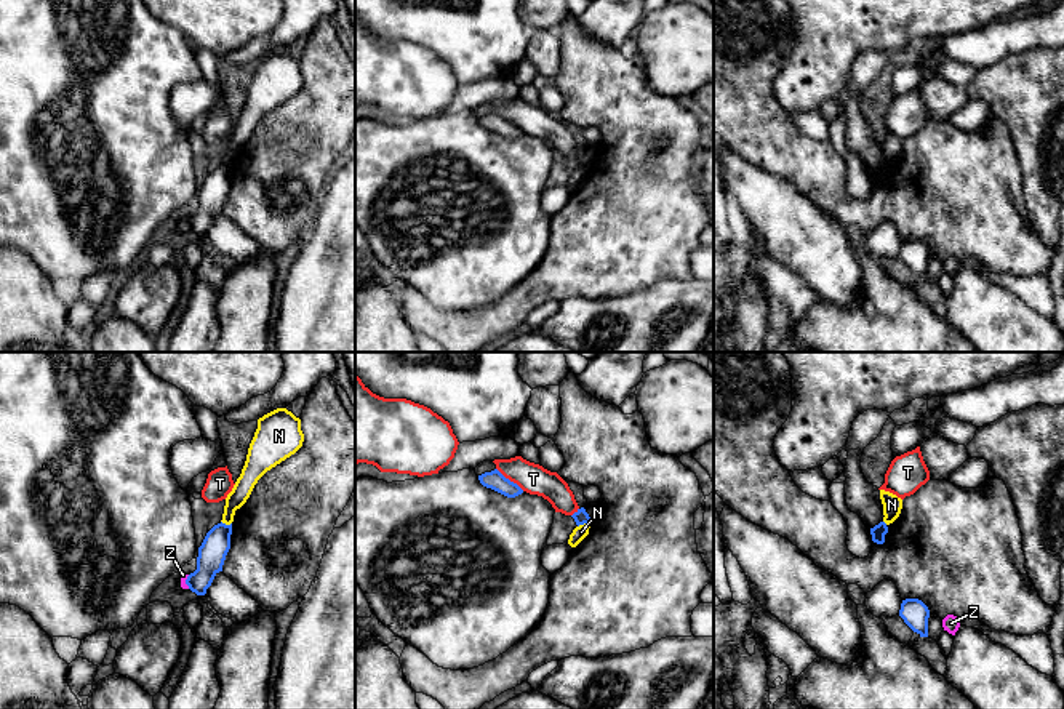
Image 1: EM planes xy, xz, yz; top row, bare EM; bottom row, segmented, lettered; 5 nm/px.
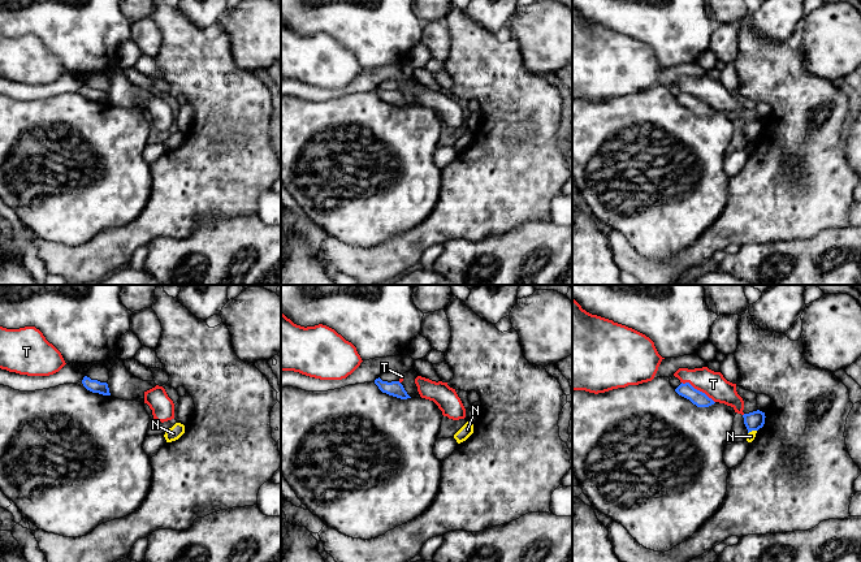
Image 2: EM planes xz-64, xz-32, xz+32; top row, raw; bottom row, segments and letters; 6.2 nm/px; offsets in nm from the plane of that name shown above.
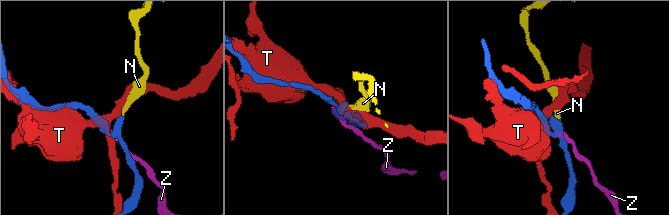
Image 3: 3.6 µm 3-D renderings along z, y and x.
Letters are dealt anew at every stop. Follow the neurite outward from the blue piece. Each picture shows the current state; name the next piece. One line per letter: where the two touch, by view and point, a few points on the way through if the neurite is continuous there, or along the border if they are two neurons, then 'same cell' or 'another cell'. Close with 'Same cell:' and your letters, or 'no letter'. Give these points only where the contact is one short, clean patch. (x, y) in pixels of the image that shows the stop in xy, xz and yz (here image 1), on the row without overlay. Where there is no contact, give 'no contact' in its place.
N: contact xz (583, 165); border xz (589, 165), (578, 168); another cell
T: contact xz (509, 122); another cell
Z: contact xy (186, 223); border xy (189, 216), (186, 221), (188, 229); another cell
Same cell: no letter

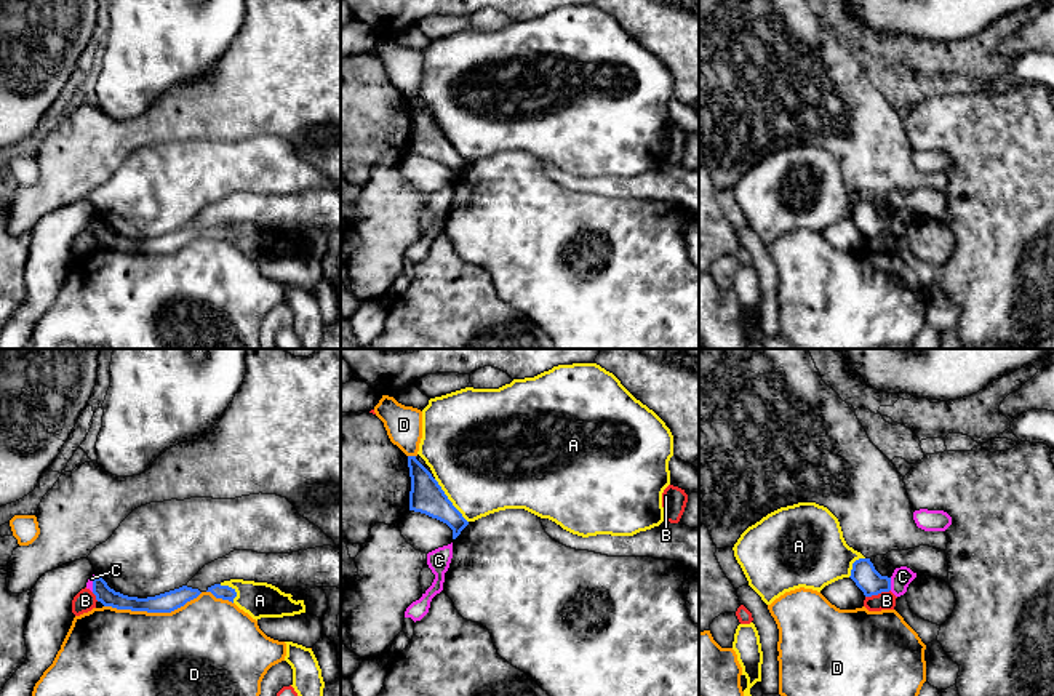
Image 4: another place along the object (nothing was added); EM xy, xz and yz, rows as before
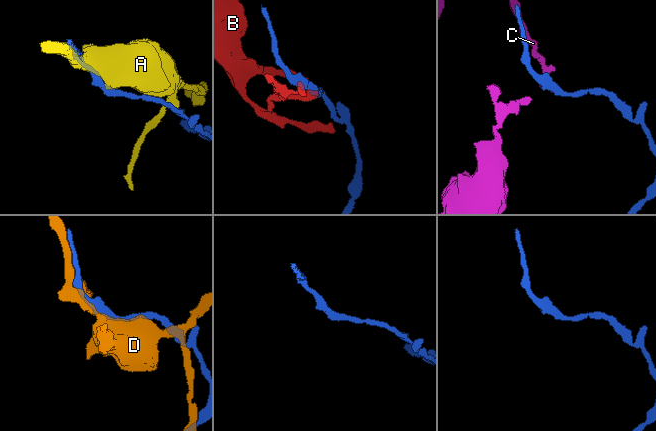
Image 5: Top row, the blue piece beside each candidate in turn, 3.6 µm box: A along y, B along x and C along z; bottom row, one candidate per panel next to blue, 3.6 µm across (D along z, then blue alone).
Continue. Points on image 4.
A: contact xz (450, 143); another cell
B: contact yz (877, 236); border yz (890, 231), (866, 239); another cell
C: contact yz (890, 226); border yz (890, 220), (891, 231); another cell
D: contact xy (152, 253); another cell
Same cell: no letter

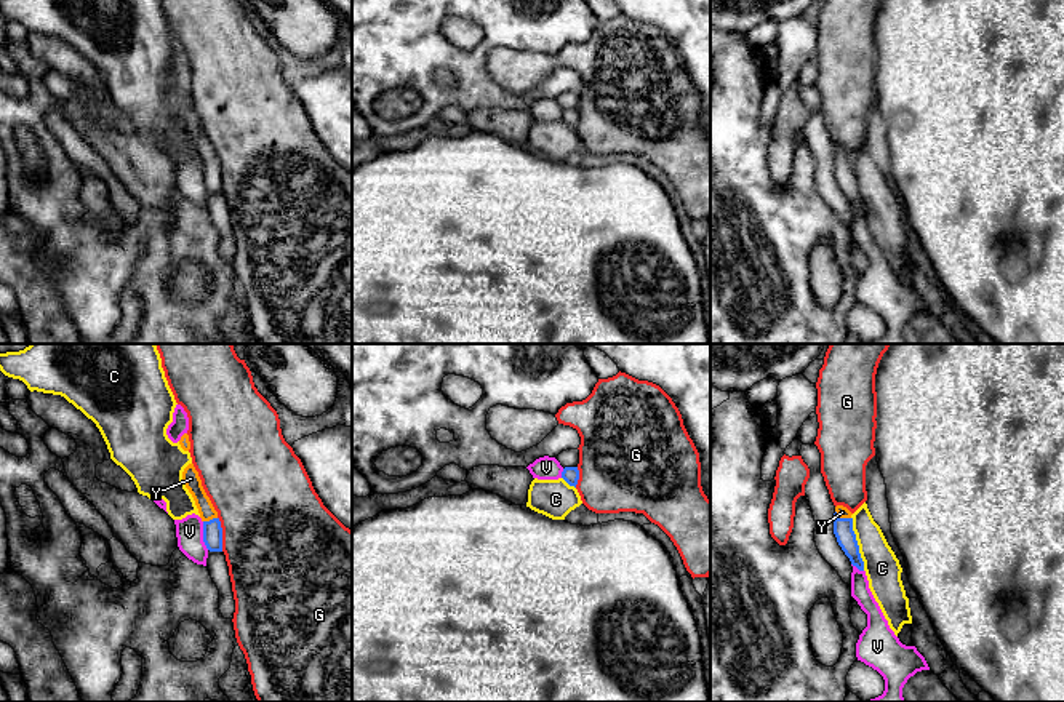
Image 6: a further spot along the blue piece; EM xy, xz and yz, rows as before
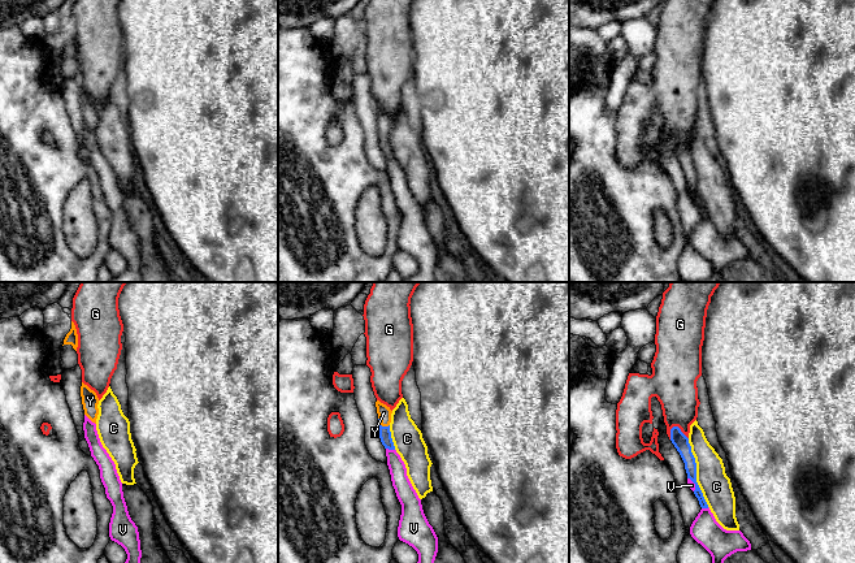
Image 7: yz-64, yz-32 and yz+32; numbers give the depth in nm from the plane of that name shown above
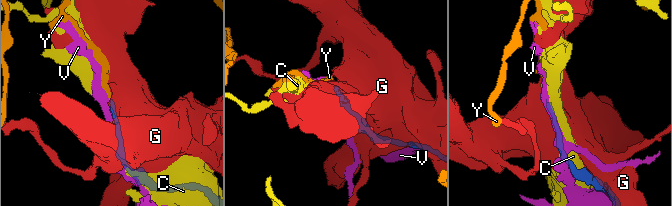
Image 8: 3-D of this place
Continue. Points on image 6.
C: contact yz (856, 186); another cell
G: contact xy (221, 176); another cell
V: contact xy (204, 178); another cell
Y: contact yz (842, 160); way yz (844, 173), (842, 160), (842, 154); same cell
Same cell: Y

